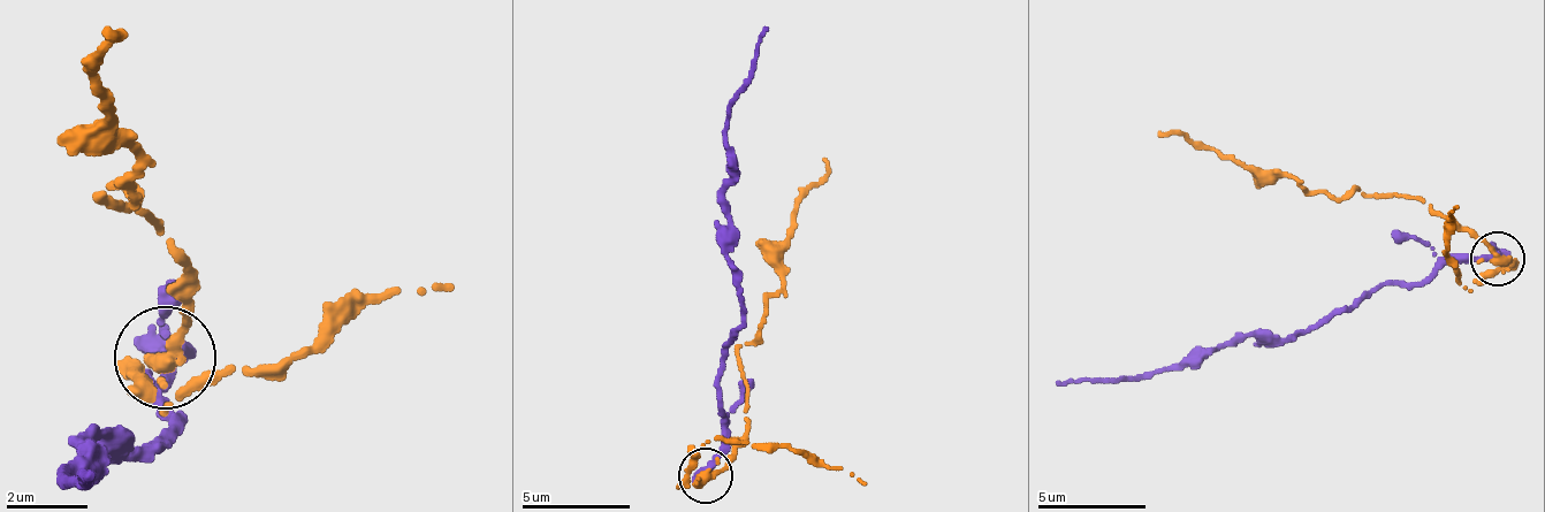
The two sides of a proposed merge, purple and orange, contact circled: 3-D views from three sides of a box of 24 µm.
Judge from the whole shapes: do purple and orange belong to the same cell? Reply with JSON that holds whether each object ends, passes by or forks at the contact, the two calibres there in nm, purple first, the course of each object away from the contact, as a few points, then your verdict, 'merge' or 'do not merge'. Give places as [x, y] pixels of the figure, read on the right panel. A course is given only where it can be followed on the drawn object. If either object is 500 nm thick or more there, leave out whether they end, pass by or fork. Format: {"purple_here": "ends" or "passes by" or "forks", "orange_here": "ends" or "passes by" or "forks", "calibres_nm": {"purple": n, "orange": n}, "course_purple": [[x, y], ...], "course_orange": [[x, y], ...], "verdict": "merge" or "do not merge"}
{"calibres_nm": {"purple": 550, "orange": 360}, "course_purple": [[1498, 254], [1446, 259], [1420, 281], [1384, 283], [1293, 337], [1223, 341], [1209, 351], [1158, 369], [1056, 383]], "course_orange": [[1498, 259], [1414, 196], [1332, 197], [1293, 176], [1257, 177], [1215, 152], [1159, 129]], "verdict": "do not merge"}

